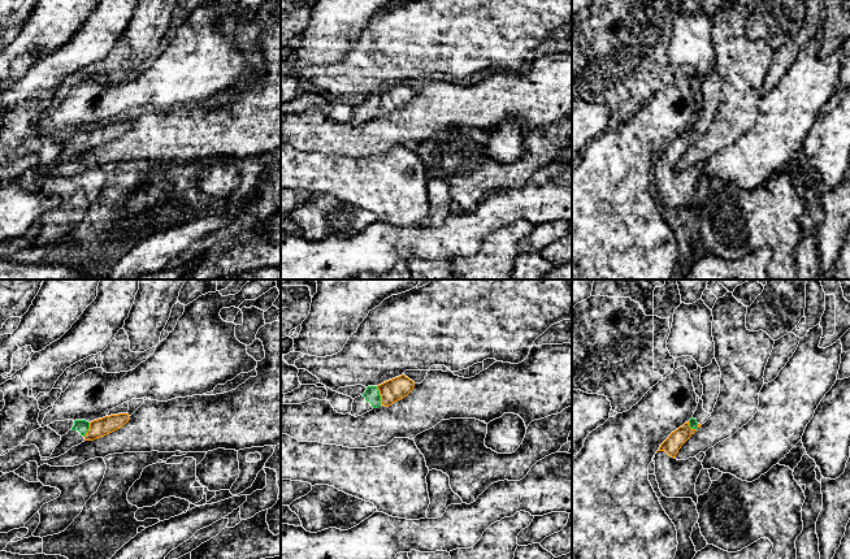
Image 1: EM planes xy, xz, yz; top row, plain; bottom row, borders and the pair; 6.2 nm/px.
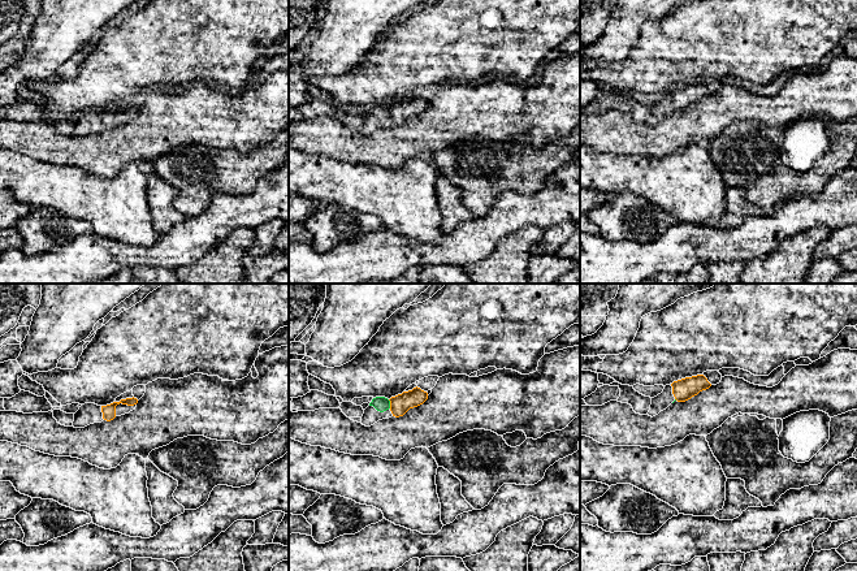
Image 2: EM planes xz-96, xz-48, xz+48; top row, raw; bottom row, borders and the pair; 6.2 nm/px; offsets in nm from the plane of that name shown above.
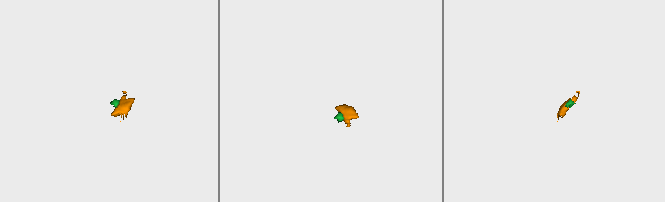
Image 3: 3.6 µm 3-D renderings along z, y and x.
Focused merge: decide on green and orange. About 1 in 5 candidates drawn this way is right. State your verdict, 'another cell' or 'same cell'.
same cell

